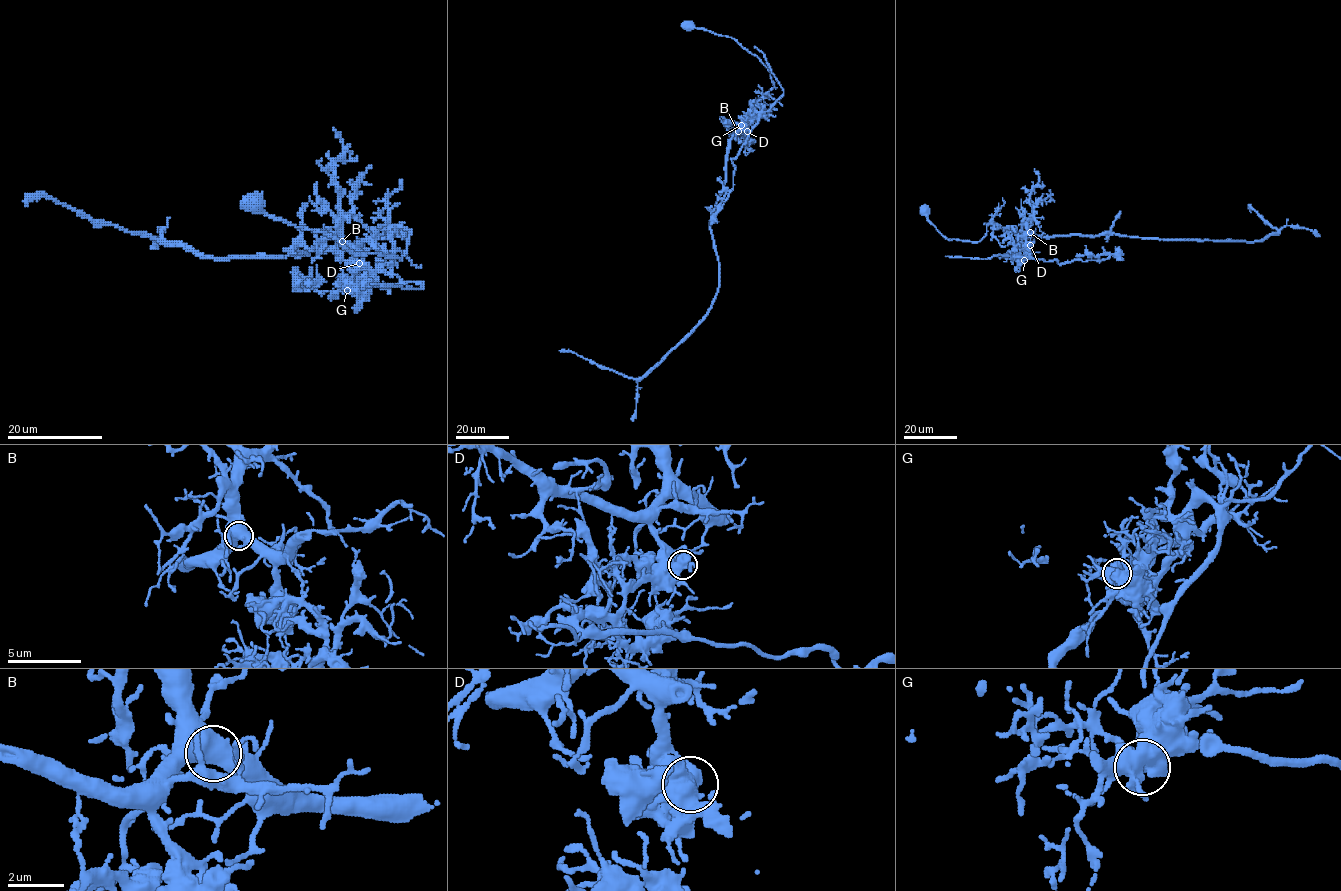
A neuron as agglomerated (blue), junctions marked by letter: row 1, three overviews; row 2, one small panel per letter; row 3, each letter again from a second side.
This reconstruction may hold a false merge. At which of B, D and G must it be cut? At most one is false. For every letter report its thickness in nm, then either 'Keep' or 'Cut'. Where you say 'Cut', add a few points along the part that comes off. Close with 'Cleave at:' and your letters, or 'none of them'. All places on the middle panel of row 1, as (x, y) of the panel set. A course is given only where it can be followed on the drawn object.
B: Thickness 600 nm. Keep
D: Thickness 550 nm. Cut. Course of the part to remove: (747, 131), (756, 112), (758, 122), (731, 159), (733, 188), (719, 211), (725, 193), (719, 177)
G: Thickness 600 nm. Keep
Cleave at: D

